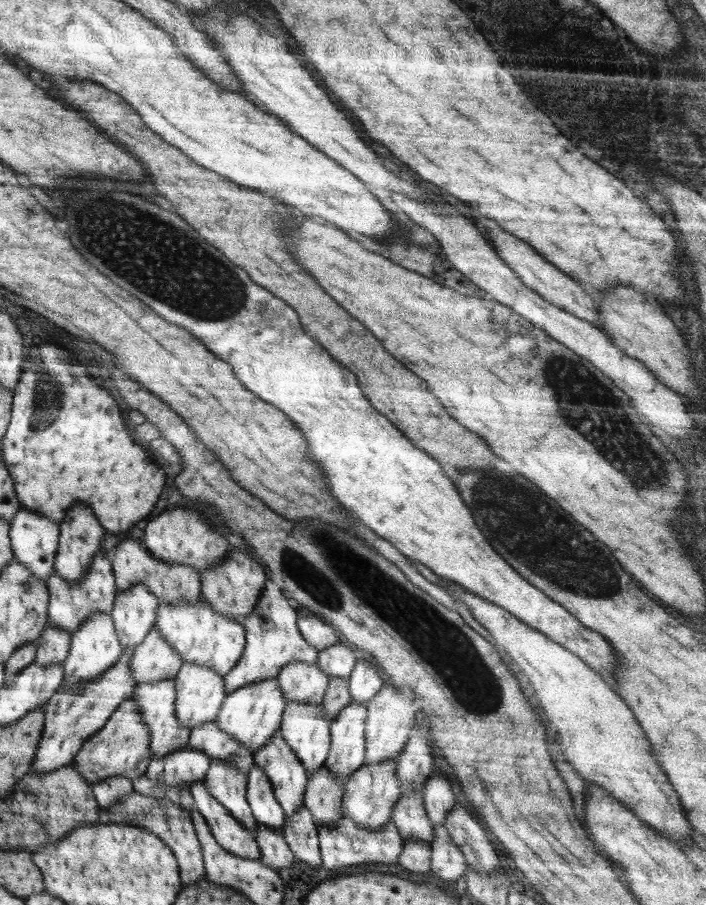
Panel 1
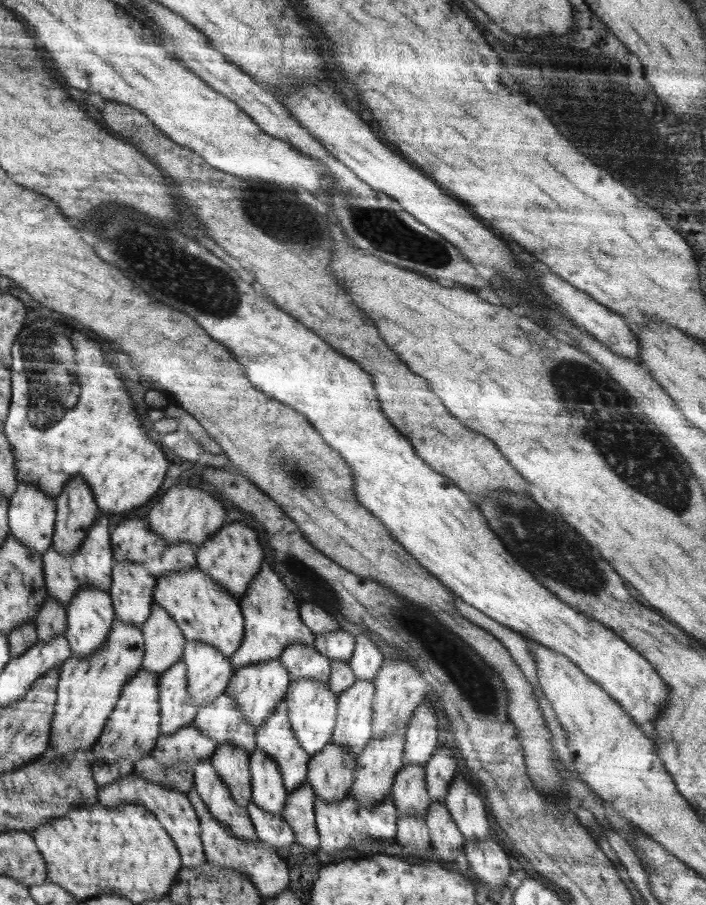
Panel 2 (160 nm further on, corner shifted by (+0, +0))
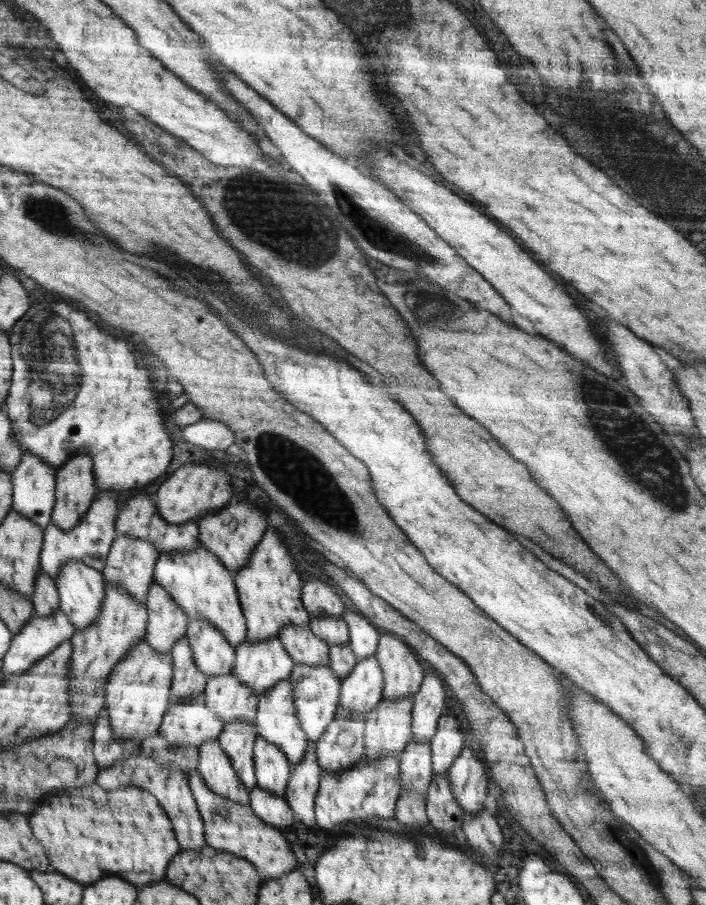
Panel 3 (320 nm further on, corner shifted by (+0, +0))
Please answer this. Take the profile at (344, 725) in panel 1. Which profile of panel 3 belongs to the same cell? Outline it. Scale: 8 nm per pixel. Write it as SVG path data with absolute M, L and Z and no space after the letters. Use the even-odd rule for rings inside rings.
M375 656L359 660L348 676L342 680L342 695L339 699L339 709L347 710L349 713L356 713L365 718L365 714L370 712L383 698L384 688L383 672Z

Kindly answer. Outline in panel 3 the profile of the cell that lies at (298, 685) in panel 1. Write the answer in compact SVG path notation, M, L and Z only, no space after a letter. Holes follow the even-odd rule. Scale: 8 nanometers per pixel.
M292 625L282 628L280 640L296 663L312 666L330 664L330 646L309 625Z

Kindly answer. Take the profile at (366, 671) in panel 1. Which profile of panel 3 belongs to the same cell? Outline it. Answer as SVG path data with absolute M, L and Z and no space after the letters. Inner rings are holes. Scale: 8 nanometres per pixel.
M346 610L342 618L349 626L349 645L356 658L362 660L369 656L375 656L380 635L376 626L356 610Z

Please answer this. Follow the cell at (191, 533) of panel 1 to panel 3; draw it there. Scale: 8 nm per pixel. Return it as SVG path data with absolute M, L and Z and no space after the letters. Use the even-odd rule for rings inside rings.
M186 464L174 471L158 488L154 496L158 498L156 508L159 509L163 519L170 524L188 523L192 519L198 522L200 518L222 510L226 502L232 498L232 476L221 467Z

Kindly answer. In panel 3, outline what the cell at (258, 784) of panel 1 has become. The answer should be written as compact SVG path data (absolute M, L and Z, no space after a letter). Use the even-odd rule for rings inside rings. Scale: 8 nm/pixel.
M258 736L253 748L257 785L265 791L284 795L292 766L284 751Z

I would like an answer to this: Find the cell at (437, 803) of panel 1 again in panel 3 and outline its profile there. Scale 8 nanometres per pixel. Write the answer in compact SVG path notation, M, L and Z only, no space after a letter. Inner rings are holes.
M453 712L441 715L438 728L430 740L434 775L447 774L454 760L459 757L465 746L465 739L460 730L459 720Z

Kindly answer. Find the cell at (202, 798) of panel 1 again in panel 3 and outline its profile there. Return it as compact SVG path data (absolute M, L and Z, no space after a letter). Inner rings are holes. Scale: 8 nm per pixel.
M218 737L205 740L199 746L200 776L217 795L248 805L249 792L240 780L230 757L224 752Z

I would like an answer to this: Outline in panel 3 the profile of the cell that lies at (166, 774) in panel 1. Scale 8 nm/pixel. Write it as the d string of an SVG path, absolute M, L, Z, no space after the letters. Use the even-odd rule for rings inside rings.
M202 692L187 703L170 705L159 730L174 746L199 747L205 740L216 738L223 725L216 712L206 706Z

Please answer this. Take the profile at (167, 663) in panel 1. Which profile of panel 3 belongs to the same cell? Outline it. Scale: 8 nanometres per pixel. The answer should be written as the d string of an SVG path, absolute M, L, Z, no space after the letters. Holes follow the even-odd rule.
M156 581L148 589L145 605L149 614L147 641L159 653L171 652L176 642L186 636L190 617Z

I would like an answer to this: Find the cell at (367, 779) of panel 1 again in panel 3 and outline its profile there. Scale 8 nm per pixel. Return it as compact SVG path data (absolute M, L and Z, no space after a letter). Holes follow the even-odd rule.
M412 696L387 701L381 699L365 714L364 759L367 763L380 760L384 755L404 752L413 738L411 718L414 714Z

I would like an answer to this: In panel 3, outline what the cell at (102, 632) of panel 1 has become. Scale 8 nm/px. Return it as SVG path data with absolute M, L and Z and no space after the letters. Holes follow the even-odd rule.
M72 561L62 566L55 583L60 610L71 618L79 632L96 623L106 598L106 581L102 572Z

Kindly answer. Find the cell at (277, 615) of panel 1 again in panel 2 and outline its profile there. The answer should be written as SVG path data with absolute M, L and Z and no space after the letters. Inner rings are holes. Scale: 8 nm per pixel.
M264 563L258 577L248 586L246 594L240 598L240 608L245 620L242 646L231 656L235 669L242 669L249 664L278 659L292 643L314 647L315 634L304 624L302 614L298 614L294 594L286 588L279 573Z

